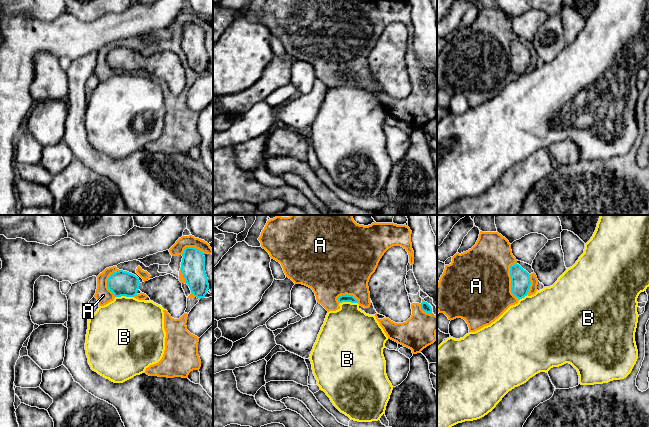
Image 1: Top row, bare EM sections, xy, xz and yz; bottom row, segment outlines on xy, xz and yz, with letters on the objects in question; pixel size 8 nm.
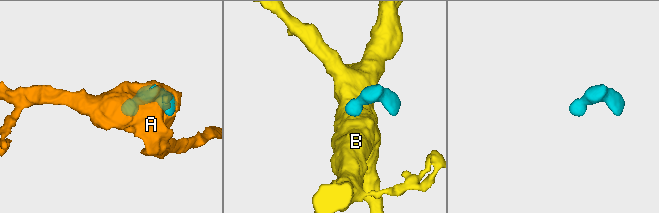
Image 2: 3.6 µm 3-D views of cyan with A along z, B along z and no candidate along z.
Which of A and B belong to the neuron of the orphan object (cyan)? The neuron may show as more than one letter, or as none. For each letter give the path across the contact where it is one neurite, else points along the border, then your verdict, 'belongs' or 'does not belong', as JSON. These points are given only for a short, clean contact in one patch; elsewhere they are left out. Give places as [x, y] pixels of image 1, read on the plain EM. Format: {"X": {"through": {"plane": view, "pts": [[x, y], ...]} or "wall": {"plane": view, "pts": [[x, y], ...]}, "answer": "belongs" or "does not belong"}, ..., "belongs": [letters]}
{"A": {"answer": "does not belong"}, "B": {"wall": {"plane": "xy", "pts": [[133, 72], [115, 73]]}, "answer": "does not belong"}, "belongs": []}

